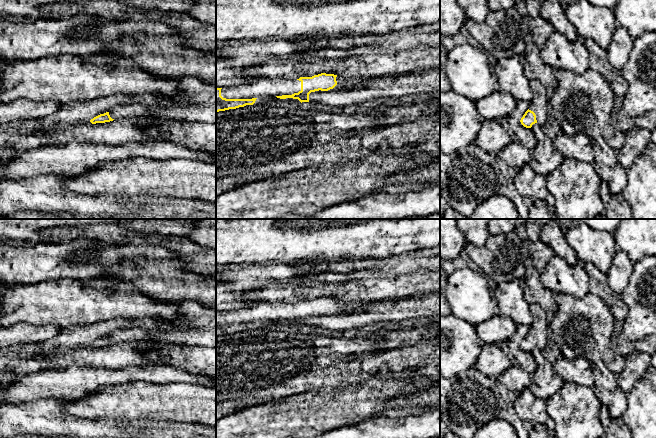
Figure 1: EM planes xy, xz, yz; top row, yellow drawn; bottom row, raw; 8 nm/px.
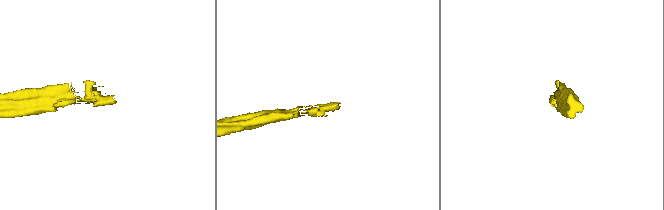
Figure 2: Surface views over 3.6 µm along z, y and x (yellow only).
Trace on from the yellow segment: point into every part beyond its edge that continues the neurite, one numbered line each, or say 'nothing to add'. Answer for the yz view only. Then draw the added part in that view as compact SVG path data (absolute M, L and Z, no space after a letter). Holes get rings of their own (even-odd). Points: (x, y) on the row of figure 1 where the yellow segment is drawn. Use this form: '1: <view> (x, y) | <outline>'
1: yz (539, 104) | M537 80L531 81L532 99L529 101L528 109L536 115L537 123L544 126L548 121L549 100L546 88Z

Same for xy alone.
1: xy (195, 101) | M190 76L177 78L179 91L171 96L158 94L161 100L161 107L156 111L150 111L141 103L130 105L116 105L109 115L112 119L137 118L154 116L162 121L177 122L199 122L216 124L216 84L204 83L203 81Z

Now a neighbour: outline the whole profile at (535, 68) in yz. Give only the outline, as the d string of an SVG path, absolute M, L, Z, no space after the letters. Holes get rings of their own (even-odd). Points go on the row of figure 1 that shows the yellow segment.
M528 33L525 38L525 50L520 59L524 67L524 74L530 81L537 80L546 89L556 89L556 70L541 58L540 48L535 44L531 33Z

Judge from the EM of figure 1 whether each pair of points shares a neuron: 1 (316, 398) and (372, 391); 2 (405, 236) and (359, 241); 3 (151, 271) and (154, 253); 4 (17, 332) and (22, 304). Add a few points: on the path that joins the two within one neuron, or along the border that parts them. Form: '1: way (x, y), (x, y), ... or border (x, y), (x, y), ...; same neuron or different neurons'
1: way (330, 398), (358, 398); same neuron
2: way (394, 236), (370, 236); same neuron
3: border (129, 258), (177, 258); different neurons
4: border (42, 325), (18, 322), (10, 326); different neurons

